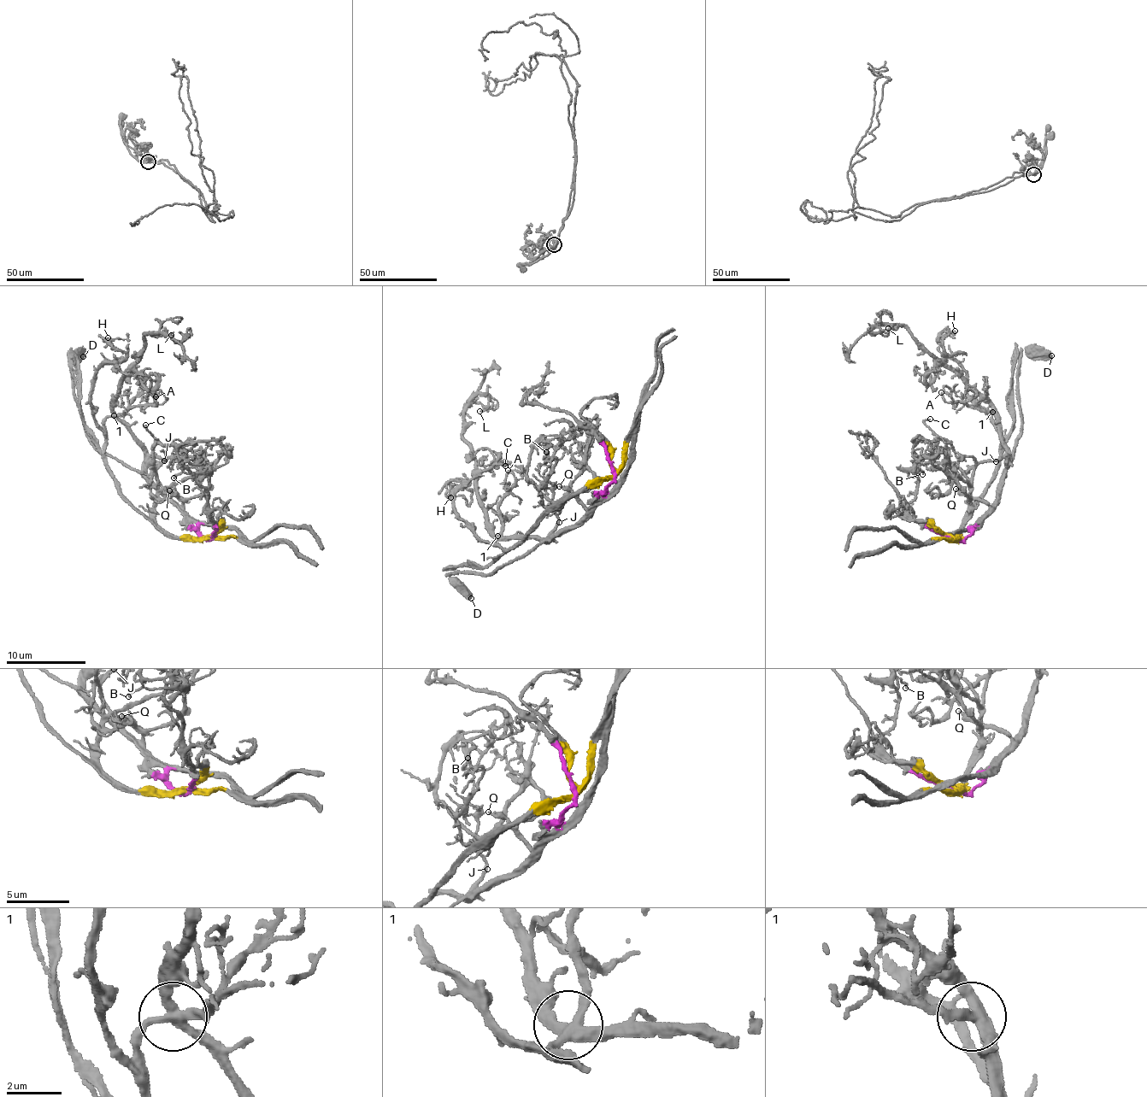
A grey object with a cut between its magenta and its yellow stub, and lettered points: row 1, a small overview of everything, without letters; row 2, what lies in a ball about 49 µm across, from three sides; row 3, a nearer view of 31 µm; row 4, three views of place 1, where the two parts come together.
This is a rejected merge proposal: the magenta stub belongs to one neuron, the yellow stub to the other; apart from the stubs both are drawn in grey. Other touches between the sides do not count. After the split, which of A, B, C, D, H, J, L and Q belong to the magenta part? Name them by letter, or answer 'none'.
D, J, L, Q

